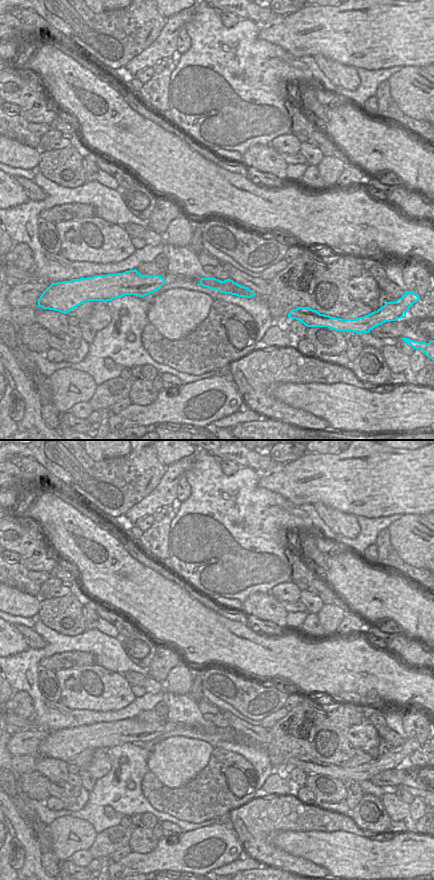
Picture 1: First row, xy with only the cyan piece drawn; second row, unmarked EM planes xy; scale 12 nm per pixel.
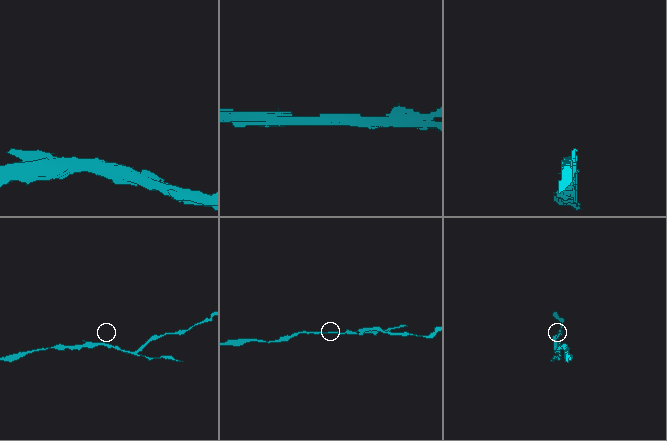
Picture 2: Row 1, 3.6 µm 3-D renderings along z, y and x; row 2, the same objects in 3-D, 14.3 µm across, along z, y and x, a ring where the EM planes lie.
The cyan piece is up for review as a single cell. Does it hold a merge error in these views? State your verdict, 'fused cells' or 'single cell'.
fused cells

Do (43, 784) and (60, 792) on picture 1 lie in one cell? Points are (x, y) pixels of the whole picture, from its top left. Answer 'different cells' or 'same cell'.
different cells

